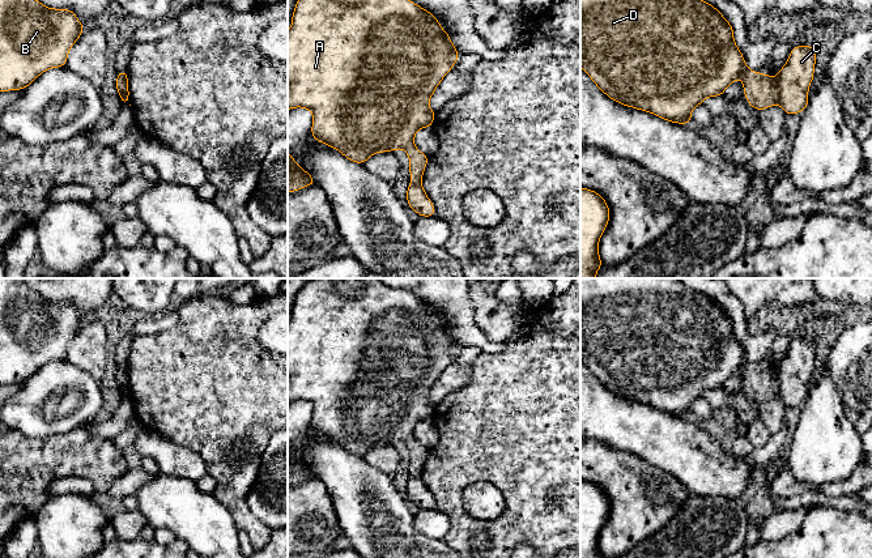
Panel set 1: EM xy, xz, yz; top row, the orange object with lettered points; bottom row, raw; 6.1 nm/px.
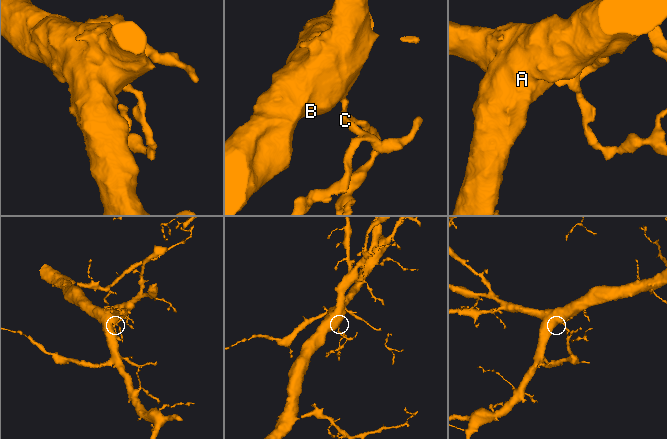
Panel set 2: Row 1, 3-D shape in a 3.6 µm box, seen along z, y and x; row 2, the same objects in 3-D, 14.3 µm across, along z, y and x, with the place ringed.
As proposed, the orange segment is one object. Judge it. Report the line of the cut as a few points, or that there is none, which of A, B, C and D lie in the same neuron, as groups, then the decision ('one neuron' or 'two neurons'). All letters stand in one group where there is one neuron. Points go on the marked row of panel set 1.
cut yz (774, 79), (778, 86), (778, 102); groups A B D / C; two neurons

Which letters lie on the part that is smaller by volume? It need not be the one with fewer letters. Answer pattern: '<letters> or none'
C

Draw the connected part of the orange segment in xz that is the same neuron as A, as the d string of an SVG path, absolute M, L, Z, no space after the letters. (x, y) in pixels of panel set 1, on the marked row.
M297 0L292 14L292 27L288 31L288 111L295 107L309 108L312 112L312 139L339 150L353 163L363 165L375 153L404 149L411 161L411 183L421 184L429 157L416 148L414 135L418 129L433 127L437 112L429 108L429 101L459 57L460 54L448 33L442 29L435 16L412 0Z

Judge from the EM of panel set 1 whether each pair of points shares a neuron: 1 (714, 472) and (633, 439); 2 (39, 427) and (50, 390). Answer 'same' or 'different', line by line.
1: same
2: same

